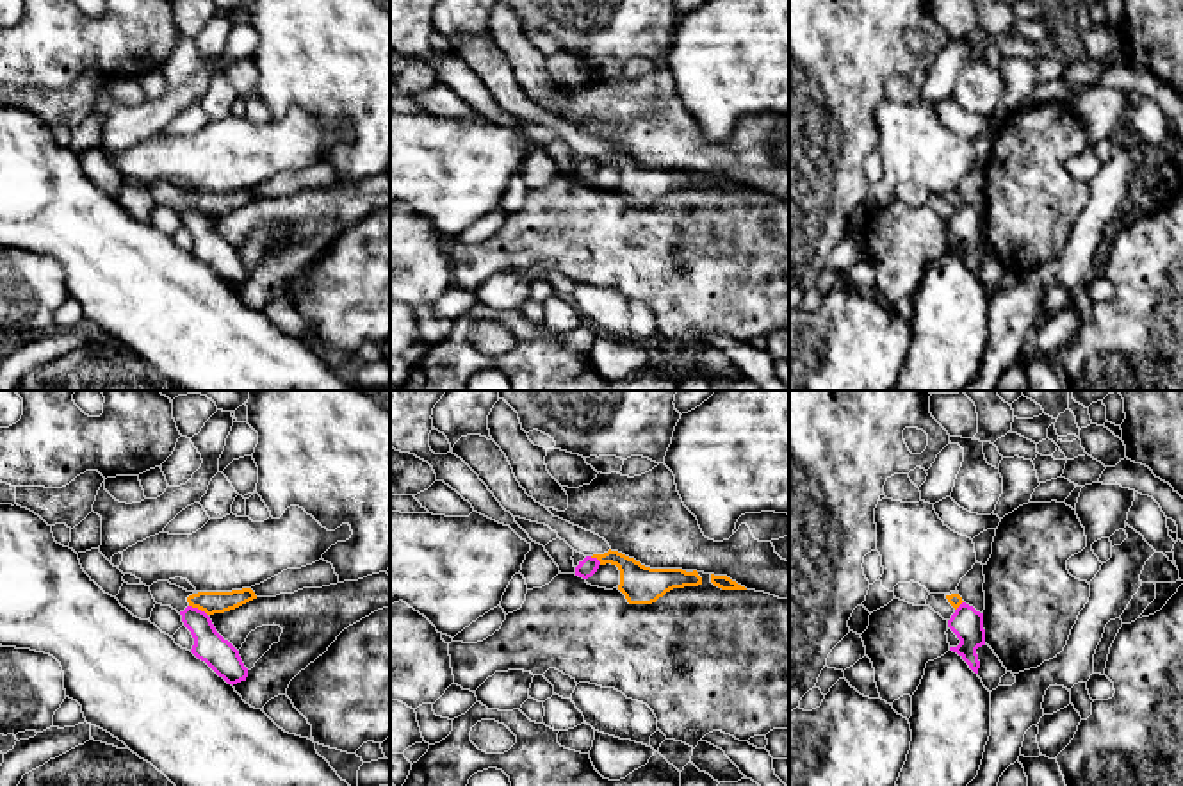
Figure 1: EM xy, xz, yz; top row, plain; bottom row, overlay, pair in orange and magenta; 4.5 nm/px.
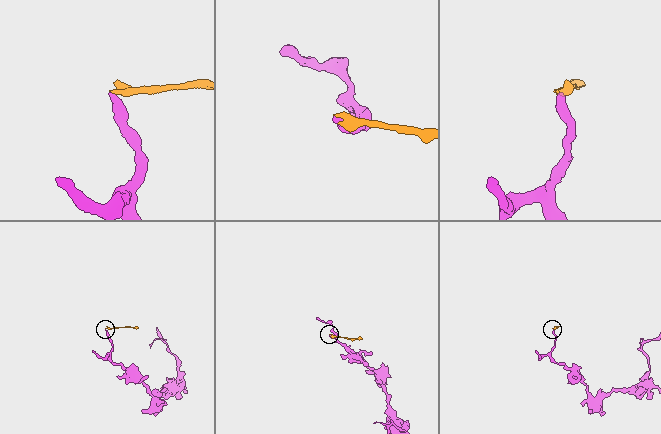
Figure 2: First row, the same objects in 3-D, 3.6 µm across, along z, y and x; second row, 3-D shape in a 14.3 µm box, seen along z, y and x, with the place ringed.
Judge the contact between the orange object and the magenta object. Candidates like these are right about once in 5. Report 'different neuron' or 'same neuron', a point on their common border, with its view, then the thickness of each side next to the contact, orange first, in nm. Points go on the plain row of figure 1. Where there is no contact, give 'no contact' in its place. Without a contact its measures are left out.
different neuron | xy (198, 209) | 100/150 nm

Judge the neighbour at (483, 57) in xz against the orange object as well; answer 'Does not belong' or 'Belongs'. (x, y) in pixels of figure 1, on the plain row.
Belongs

